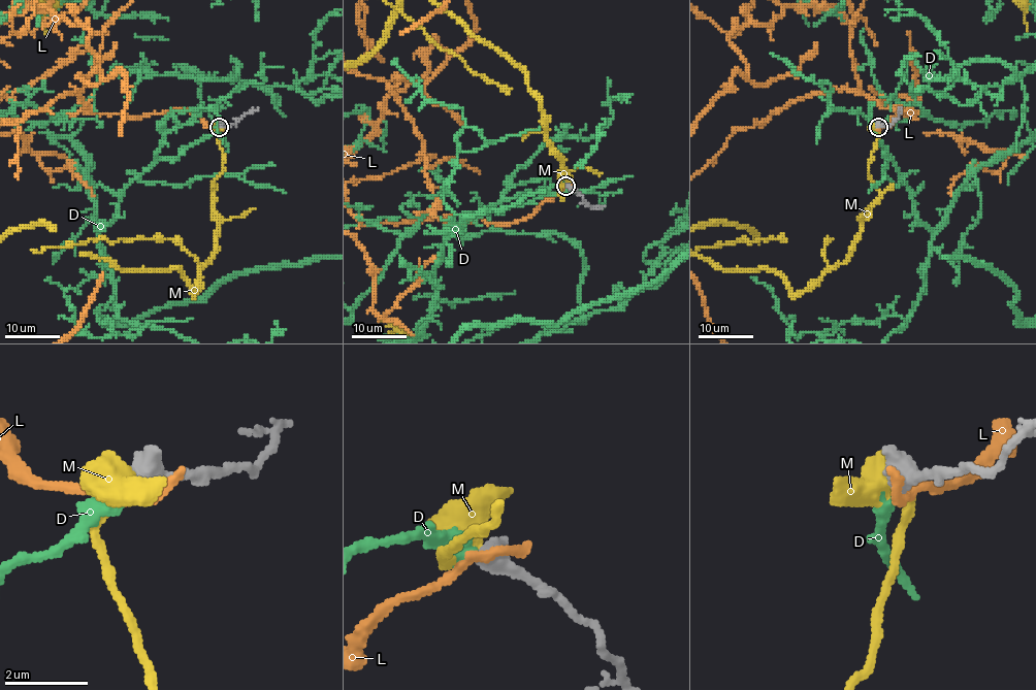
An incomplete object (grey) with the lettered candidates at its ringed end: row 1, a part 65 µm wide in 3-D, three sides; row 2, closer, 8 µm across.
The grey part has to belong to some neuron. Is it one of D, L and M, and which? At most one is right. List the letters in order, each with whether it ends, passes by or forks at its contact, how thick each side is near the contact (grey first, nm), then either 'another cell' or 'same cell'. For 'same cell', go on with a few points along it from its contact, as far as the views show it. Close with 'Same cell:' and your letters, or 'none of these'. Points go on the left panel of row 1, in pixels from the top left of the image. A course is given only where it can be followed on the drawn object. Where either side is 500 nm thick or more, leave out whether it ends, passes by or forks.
D: 600 nm thick on the grey side, 360 nm on the other; same cell
L: 600 nm thick on the grey side, 320 nm on the other; another cell
M: 600 nm thick on the grey side, 480 nm on the other; another cell
Same cell: D

